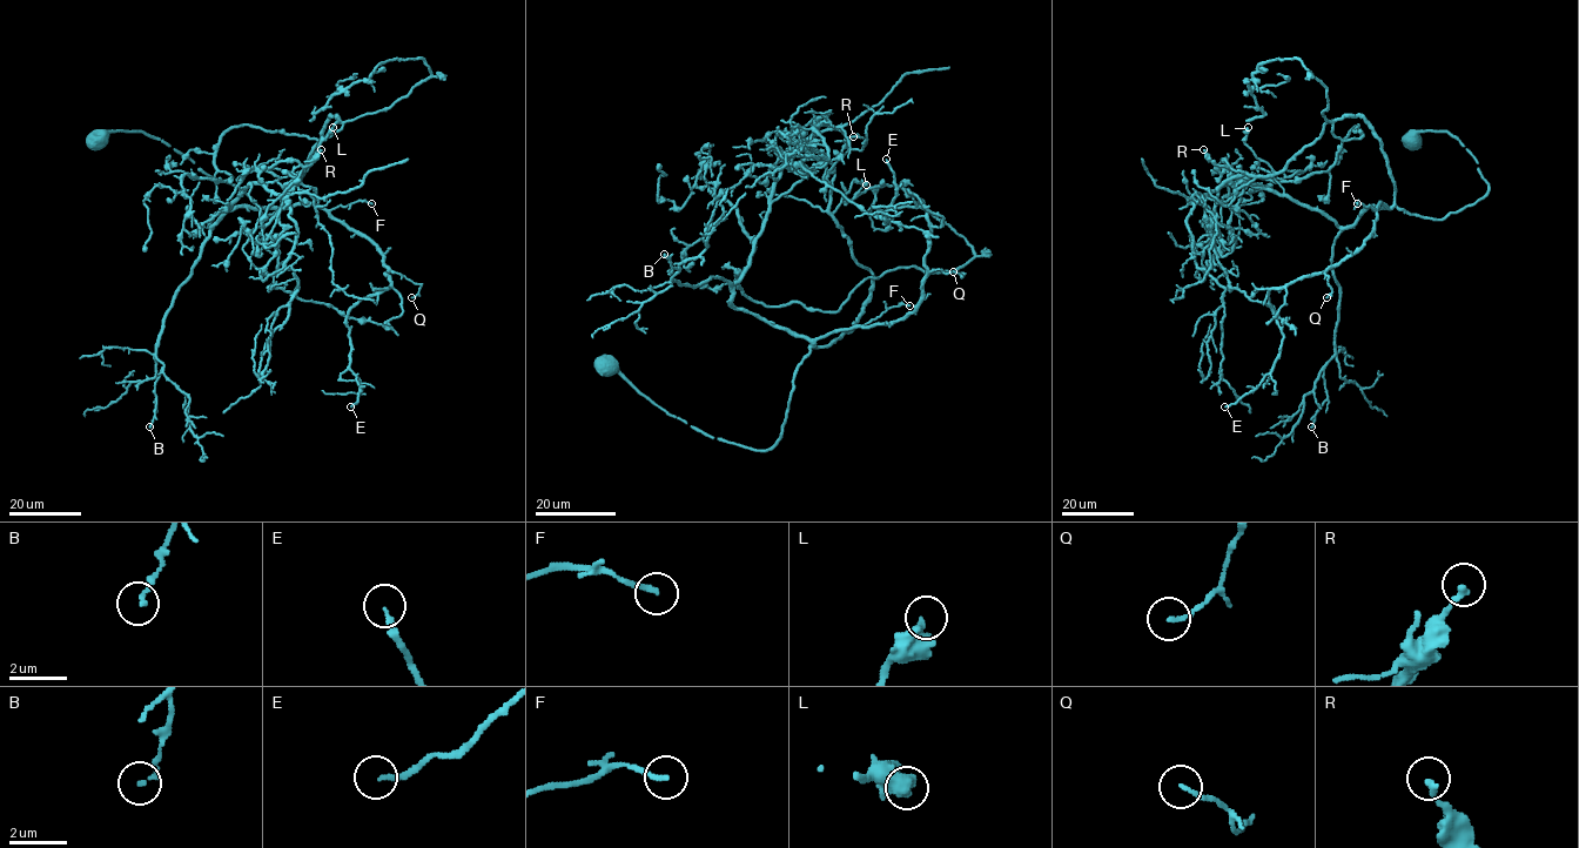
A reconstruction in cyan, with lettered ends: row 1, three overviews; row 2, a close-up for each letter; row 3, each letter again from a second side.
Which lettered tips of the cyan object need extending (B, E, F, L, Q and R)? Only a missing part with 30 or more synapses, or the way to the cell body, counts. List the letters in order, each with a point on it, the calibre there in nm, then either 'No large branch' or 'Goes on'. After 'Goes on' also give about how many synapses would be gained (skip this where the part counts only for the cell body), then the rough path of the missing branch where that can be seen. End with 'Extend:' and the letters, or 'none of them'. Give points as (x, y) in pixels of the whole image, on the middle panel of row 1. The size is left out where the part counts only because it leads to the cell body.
B: Place: (664, 254). Thickness 150 nm. No large branch
E: Place: (886, 159). Thickness 170 nm. No large branch
F: Place: (909, 305). Thickness 180 nm. No large branch
L: Place: (866, 184). Thickness 500 nm. No large branch
Q: Place: (953, 271). Thickness 140 nm. No large branch
R: Place: (853, 136). Thickness 220 nm. No large branch
Extend: none of them

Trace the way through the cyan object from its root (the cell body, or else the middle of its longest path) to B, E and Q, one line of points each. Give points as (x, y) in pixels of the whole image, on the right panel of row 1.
B: (1411, 136), (1453, 135), (1487, 192), (1440, 220), (1369, 207), (1339, 234), (1335, 355), (1311, 426)
E: (1411, 136), (1453, 135), (1487, 192), (1440, 220), (1379, 203), (1359, 248), (1271, 287), (1280, 356), (1224, 406)
Q: (1411, 136), (1453, 135), (1487, 192), (1440, 220), (1379, 203), (1364, 243), (1325, 271), (1326, 297)

